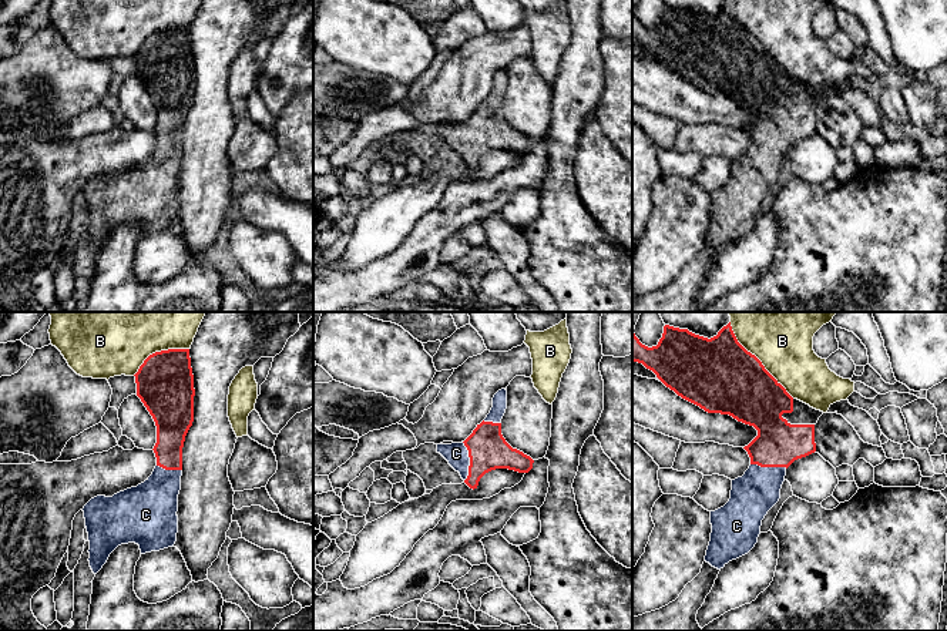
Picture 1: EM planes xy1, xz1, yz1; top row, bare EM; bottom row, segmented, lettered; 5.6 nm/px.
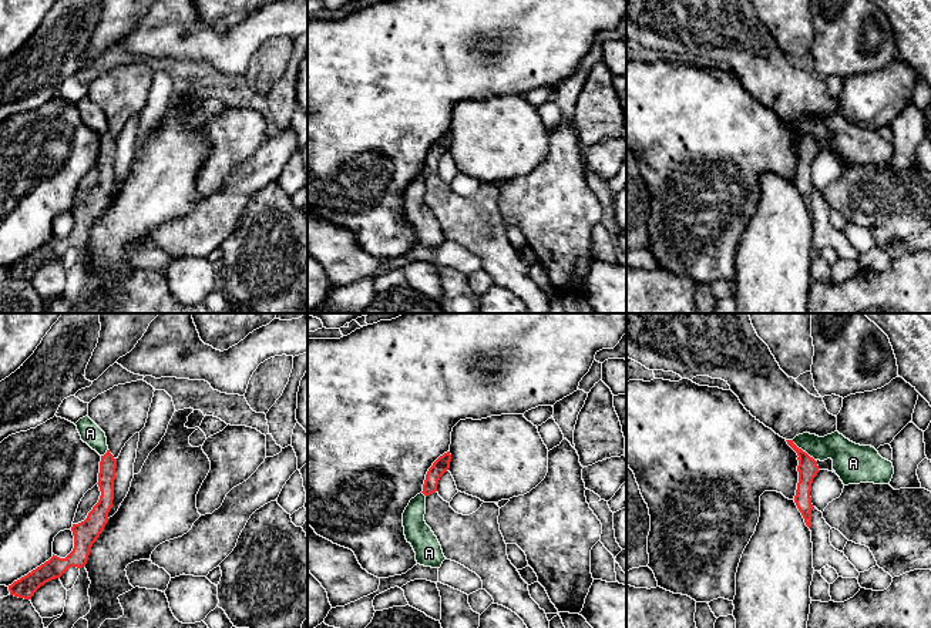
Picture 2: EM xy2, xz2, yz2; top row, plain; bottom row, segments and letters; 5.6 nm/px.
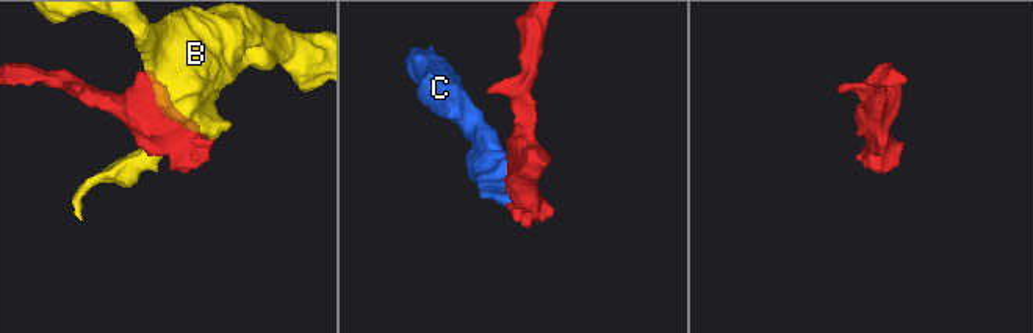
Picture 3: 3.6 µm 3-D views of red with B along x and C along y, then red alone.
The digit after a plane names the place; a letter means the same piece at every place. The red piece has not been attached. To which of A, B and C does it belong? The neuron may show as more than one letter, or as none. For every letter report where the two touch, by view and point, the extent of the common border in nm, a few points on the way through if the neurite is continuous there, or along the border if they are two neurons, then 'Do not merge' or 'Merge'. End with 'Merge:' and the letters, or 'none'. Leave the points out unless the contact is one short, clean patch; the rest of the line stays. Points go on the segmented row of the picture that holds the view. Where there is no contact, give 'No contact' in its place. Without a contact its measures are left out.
A: Touches red at yz2 (802, 450). Shared border 180 nm. Boundary: yz2 (792, 440), (814, 460). Do not merge
B: Touches red at yz1 (758, 359). Shared border 550 nm. Do not merge
C: Touches red at xz1 (470, 462). Shared border 220 nm. Merge
Merge: C

